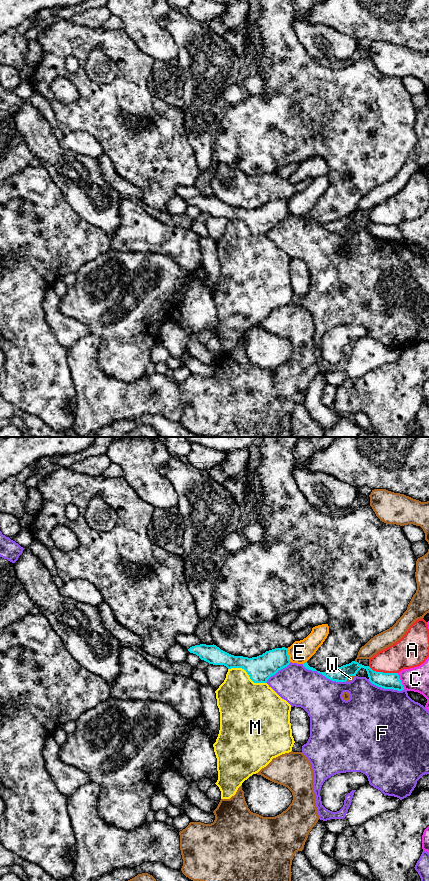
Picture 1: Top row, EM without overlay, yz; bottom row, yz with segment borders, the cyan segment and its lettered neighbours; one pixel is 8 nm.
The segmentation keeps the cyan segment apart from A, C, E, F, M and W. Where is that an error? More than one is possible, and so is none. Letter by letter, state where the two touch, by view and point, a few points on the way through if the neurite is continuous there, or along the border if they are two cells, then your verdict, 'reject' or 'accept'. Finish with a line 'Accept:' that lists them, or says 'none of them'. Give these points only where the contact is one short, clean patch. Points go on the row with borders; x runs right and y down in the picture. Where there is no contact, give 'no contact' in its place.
A: meets cyan in yz at (382, 672); reject
C: meets cyan in yz at (400, 681); border along yz (397, 673), (404, 688); reject
E: meets cyan in yz at (288, 655); reject
F: meets cyan in yz at (324, 675); reject
M: meets cyan in yz at (247, 673); border along yz (228, 668), (242, 668), (254, 682), (265, 683); reject
W: meets cyan in yz at (354, 661); reject
Accept: none of them

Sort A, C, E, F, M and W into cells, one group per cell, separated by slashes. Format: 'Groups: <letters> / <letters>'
Groups: A / C / E / F / M / W

